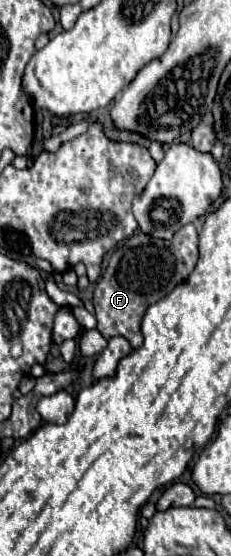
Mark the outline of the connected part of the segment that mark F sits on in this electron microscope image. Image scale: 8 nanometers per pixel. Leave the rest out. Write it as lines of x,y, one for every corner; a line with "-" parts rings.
193,223
183,225
173,239
155,239
145,233
135,233
125,243
121,243
115,253
111,255
105,275
97,281
93,305
97,317
97,331
111,339
115,335
123,335
129,339
131,347
141,347
141,319
149,305
157,299
165,297
173,287
177,287
187,275
193,271
199,259
199,245
197,245
197,229

